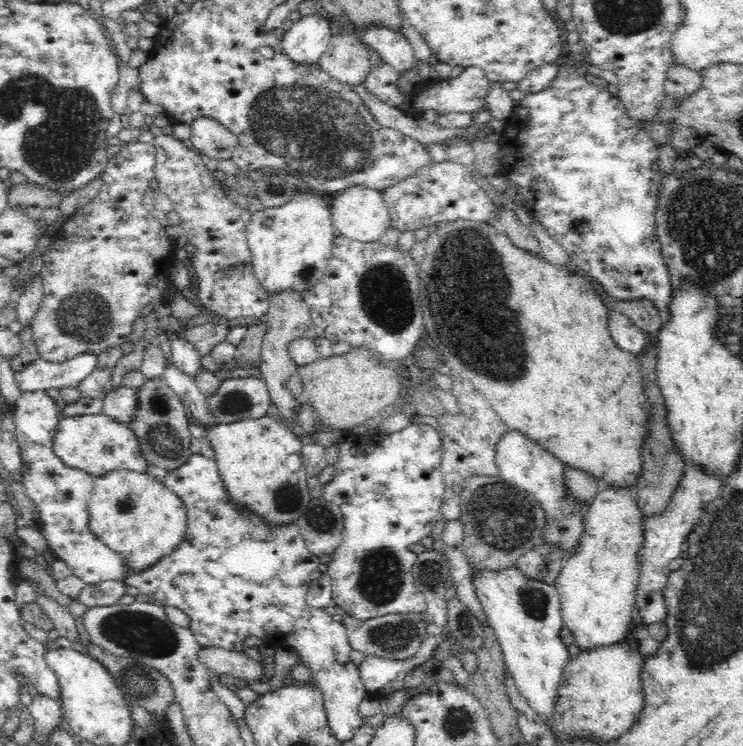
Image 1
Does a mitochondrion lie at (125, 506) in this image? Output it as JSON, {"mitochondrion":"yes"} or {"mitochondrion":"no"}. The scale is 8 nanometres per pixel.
{"mitochondrion":"yes"}

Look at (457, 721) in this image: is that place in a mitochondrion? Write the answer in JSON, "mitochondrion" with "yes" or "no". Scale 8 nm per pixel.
{"mitochondrion":"yes"}

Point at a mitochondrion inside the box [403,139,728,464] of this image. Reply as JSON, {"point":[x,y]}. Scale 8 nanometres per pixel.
{"point":[491,342]}

